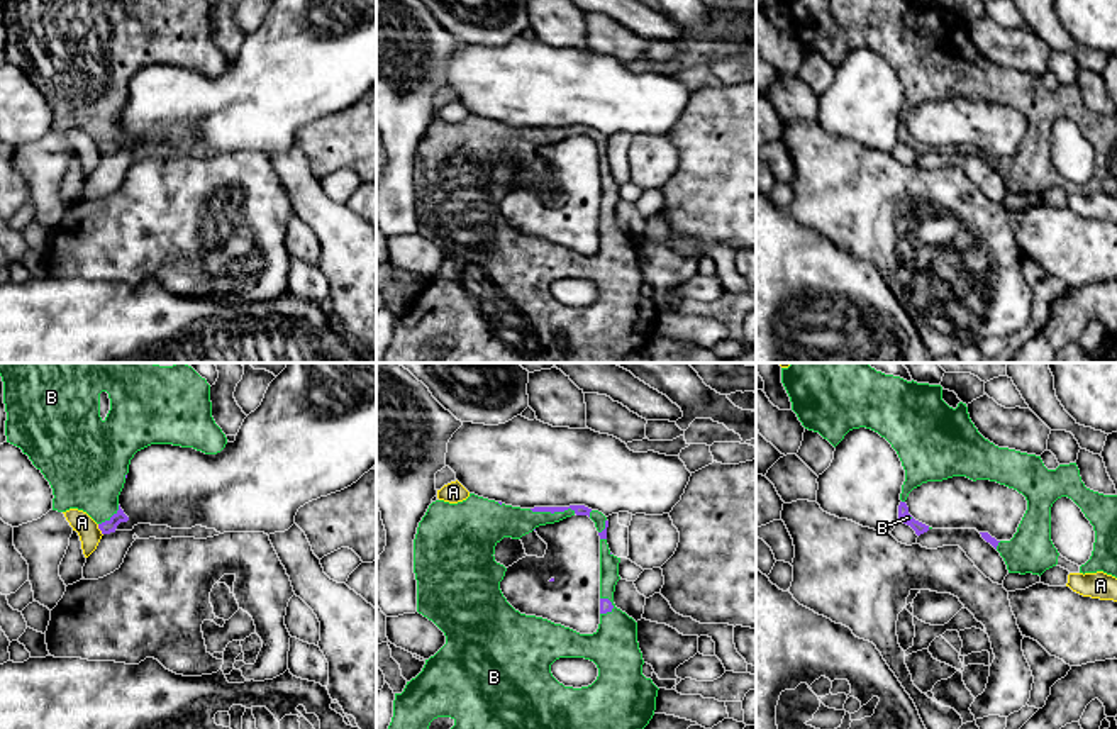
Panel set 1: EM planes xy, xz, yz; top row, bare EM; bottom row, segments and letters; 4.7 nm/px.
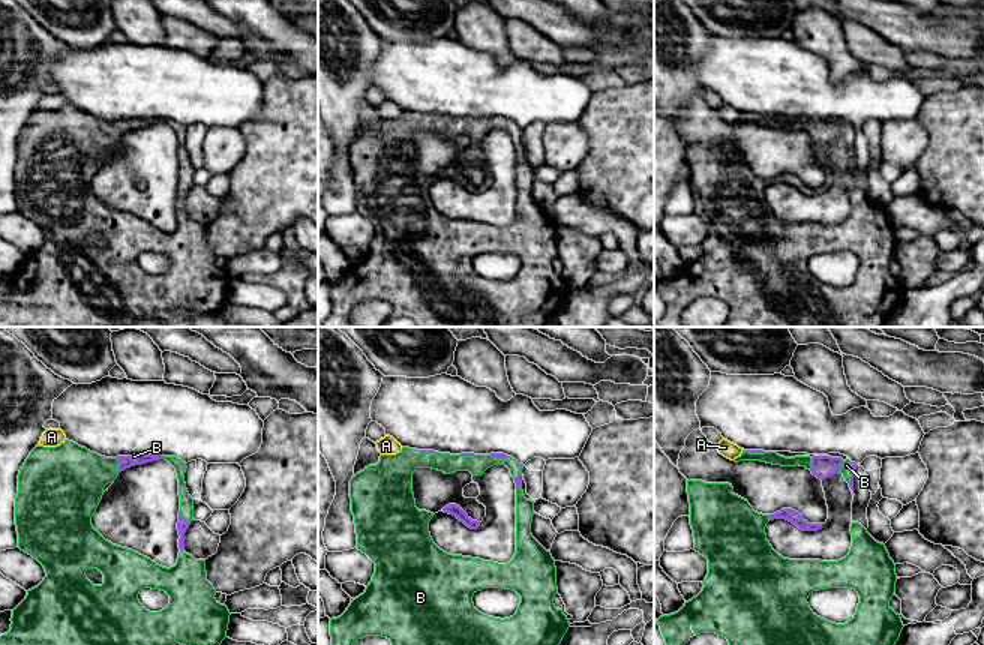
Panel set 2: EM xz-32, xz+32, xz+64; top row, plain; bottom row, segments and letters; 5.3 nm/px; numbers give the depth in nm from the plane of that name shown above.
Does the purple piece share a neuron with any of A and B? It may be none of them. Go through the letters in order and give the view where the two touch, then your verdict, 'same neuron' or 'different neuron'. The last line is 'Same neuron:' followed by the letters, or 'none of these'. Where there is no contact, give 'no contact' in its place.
A: contact in xy; different neuron
B: contact in xz; same neuron
Same neuron: B

